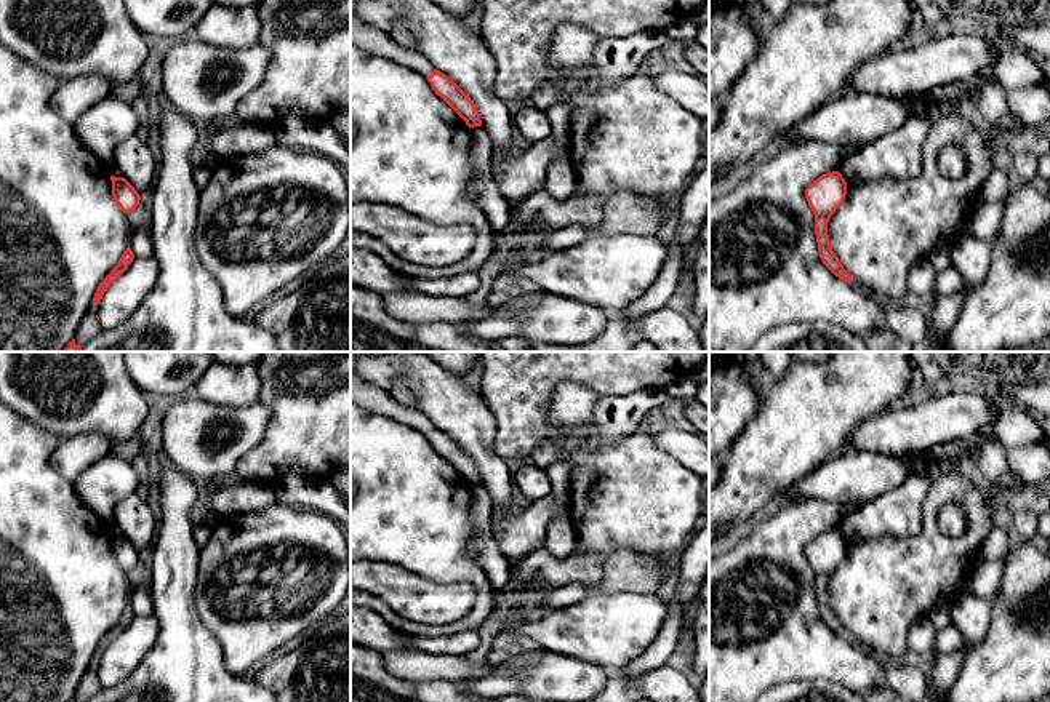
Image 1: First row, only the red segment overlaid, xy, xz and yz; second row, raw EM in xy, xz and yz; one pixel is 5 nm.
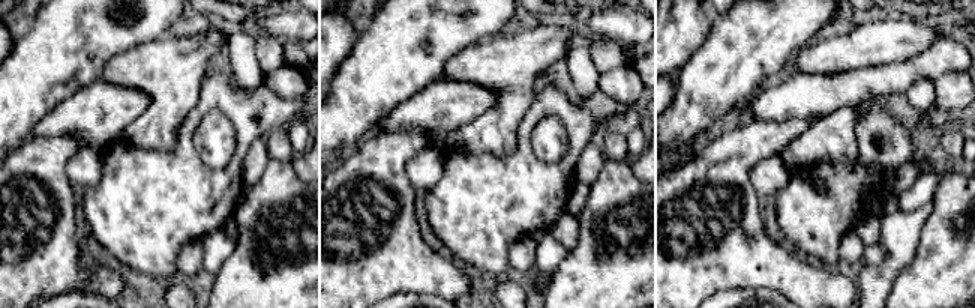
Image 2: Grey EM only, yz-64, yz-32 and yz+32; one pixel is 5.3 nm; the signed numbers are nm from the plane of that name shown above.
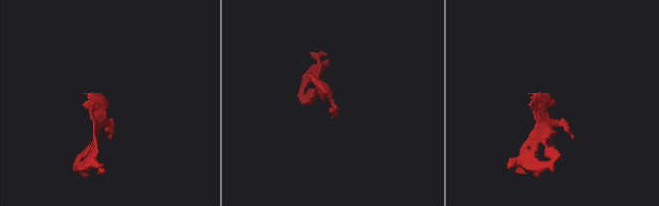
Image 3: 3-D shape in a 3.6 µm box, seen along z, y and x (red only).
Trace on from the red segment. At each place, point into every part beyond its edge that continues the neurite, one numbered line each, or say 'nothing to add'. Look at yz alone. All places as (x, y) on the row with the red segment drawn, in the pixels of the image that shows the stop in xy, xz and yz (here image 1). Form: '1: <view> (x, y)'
nothing to add

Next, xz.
1: xz (370, 39)

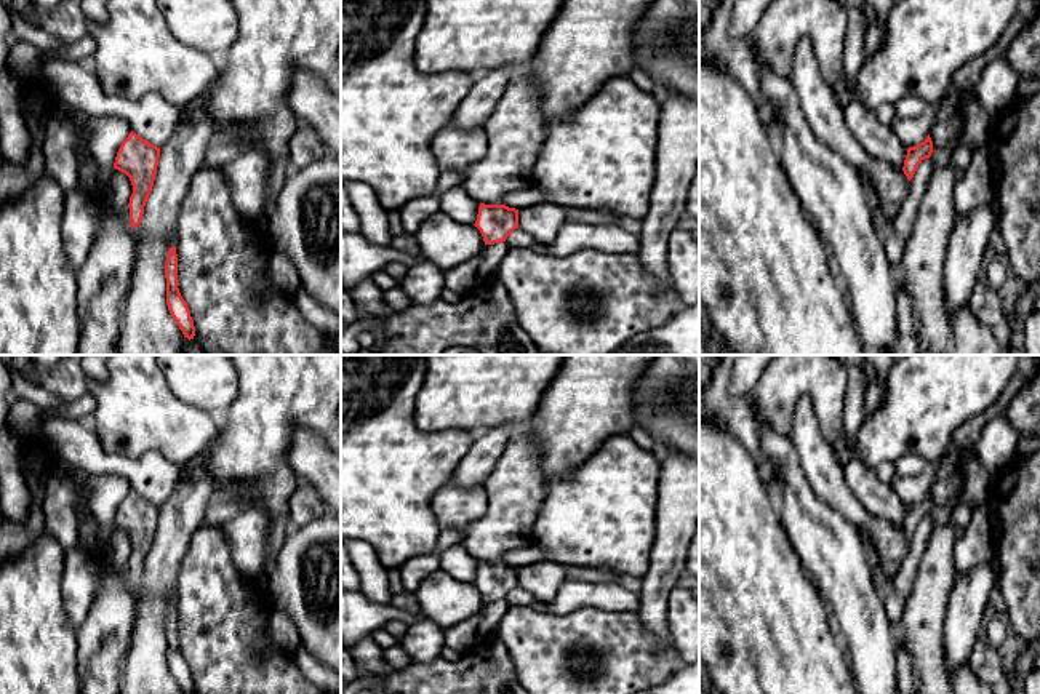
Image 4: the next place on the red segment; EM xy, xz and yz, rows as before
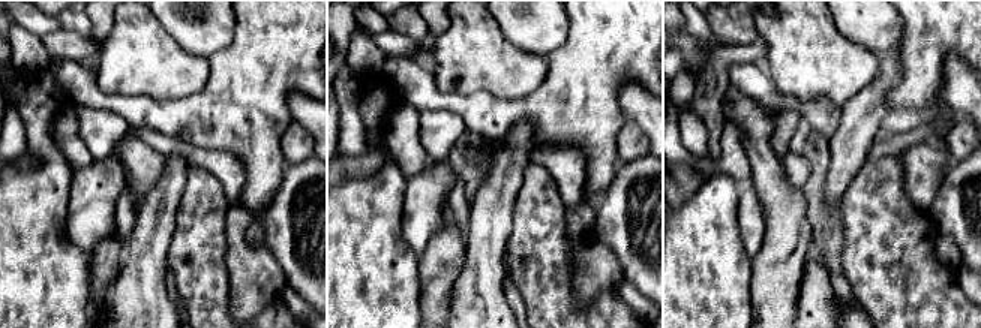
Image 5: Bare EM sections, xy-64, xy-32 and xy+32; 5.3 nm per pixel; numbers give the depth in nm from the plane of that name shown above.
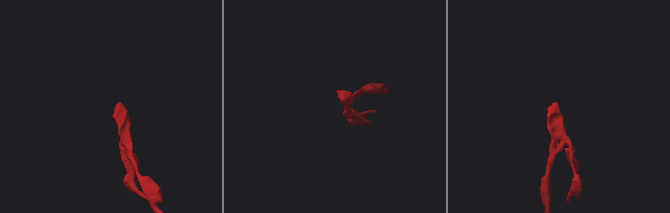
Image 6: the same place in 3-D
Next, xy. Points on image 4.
nothing to add

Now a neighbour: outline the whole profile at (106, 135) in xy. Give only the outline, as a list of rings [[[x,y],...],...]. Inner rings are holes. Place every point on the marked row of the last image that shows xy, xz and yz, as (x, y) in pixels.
[[[106,115],[88,117],[83,123],[88,136],[88,150],[93,155],[98,166],[110,176],[114,163],[122,142],[131,133],[131,126],[126,120]]]

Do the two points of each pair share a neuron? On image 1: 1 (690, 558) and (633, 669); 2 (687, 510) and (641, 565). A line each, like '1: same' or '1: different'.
1: same
2: different

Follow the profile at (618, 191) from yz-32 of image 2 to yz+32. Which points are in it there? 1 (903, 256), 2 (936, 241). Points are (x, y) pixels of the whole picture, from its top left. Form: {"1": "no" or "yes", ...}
{"1": "no", "2": "yes"}

